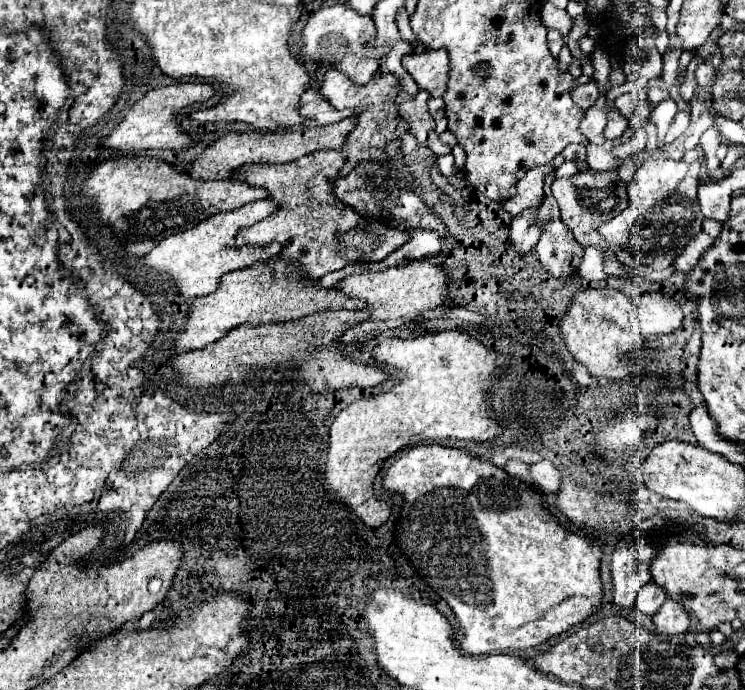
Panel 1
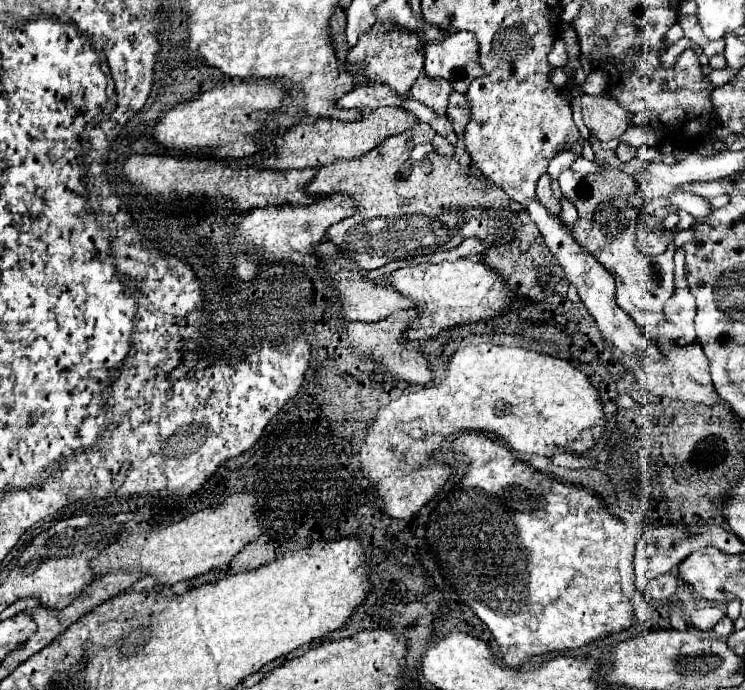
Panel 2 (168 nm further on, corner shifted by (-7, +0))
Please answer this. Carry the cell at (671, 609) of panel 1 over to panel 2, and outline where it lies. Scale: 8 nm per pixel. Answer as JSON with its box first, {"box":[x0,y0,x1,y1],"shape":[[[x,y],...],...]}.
{"box":[689,607,725,631],"shape":[[[703,607],[691,613],[689,617],[689,625],[699,629],[699,631],[711,631],[713,625],[725,617],[725,611],[717,609],[717,607]]]}

